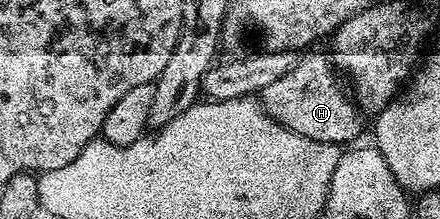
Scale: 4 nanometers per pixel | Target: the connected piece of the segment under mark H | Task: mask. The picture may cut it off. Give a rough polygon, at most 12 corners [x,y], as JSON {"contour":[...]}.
{"contour":[[328,55],[259,93],[269,117],[345,146],[363,113]]}

